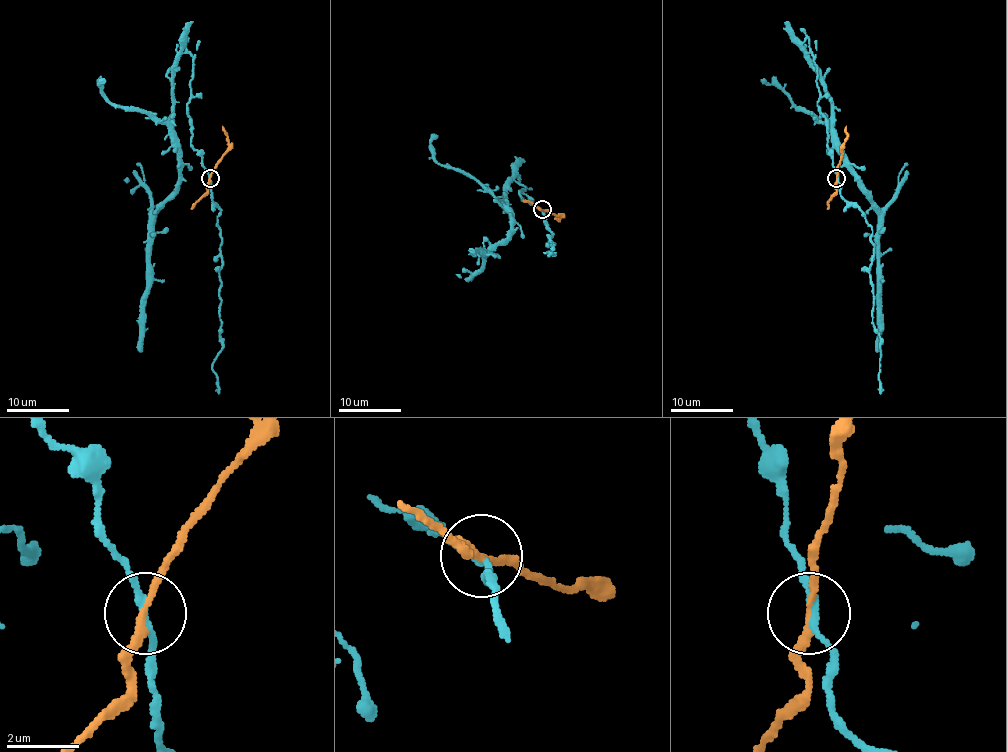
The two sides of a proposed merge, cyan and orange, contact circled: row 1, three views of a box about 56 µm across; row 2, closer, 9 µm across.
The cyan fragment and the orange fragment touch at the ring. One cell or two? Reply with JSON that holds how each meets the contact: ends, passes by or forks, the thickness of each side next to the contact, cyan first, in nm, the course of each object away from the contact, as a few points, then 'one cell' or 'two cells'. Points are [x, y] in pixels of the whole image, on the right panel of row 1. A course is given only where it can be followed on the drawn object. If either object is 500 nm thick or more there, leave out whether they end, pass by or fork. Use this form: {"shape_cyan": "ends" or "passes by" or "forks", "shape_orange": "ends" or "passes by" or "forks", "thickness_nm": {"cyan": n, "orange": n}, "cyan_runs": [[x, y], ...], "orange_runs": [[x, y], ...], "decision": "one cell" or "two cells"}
{"shape_cyan": "passes by", "shape_orange": "passes by", "thickness_nm": {"cyan": 190, "orange": 180}, "cyan_runs": [[836, 177], [808, 52], [831, 105], [833, 147], [878, 211], [877, 352]], "orange_runs": [[836, 179], [847, 132], [845, 126]], "decision": "two cells"}

